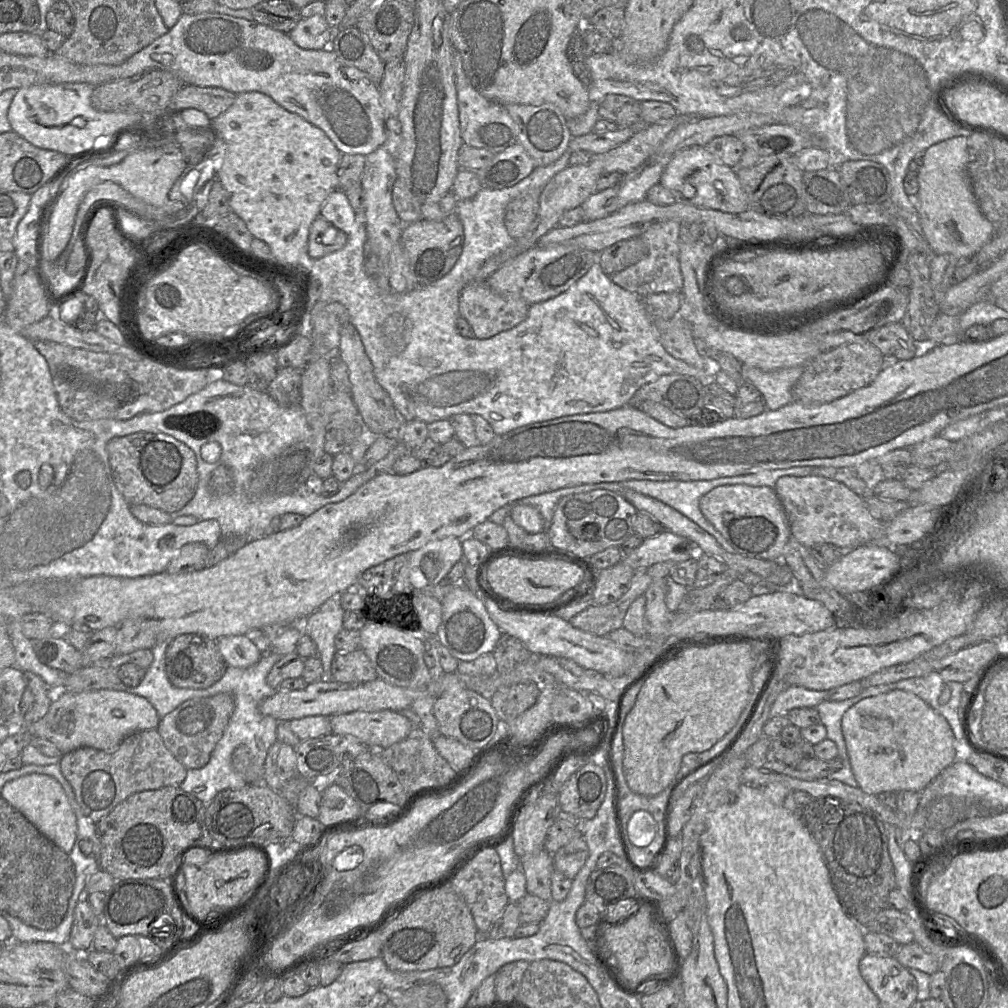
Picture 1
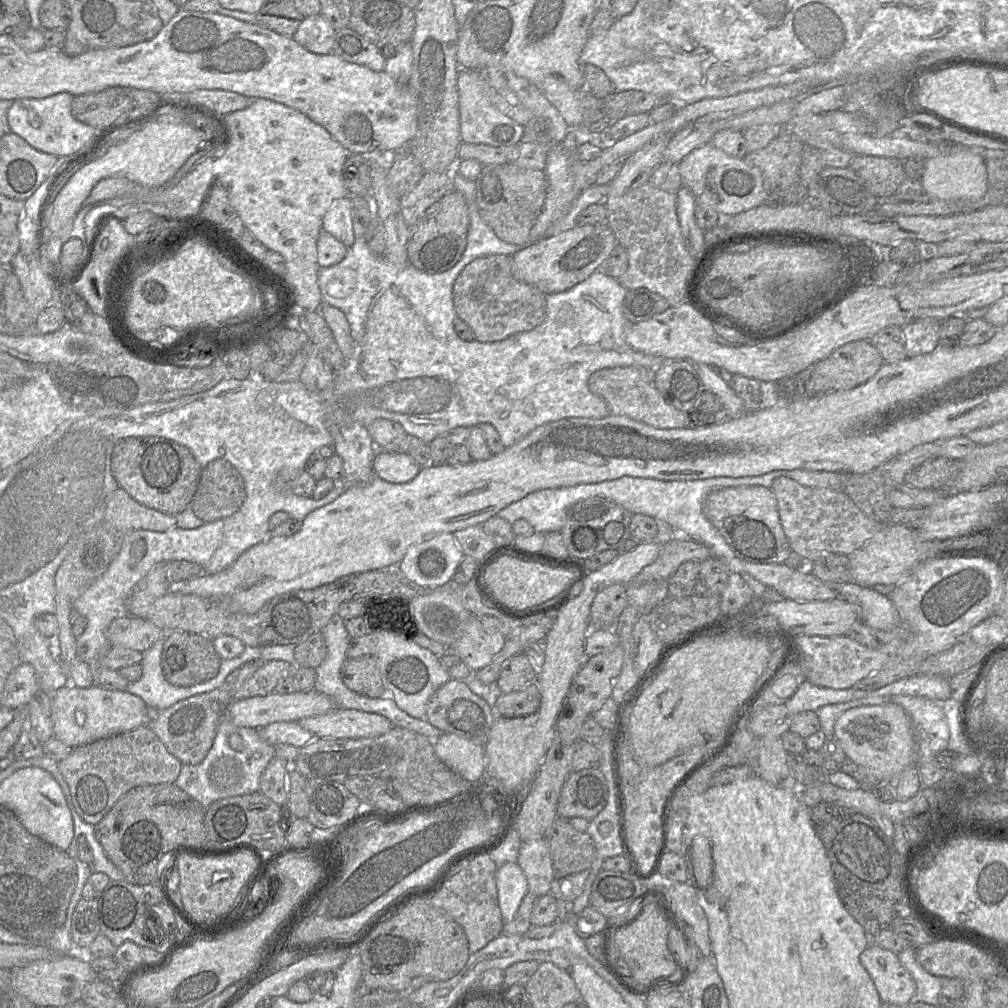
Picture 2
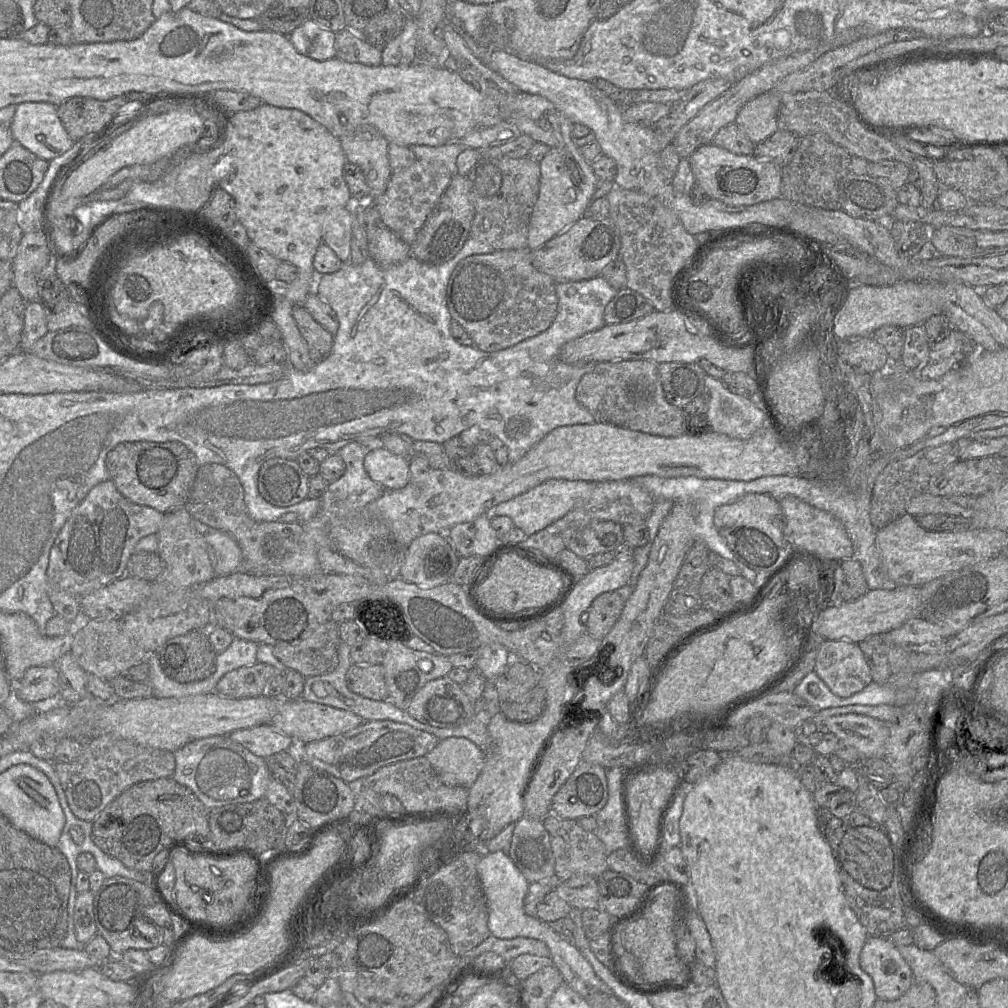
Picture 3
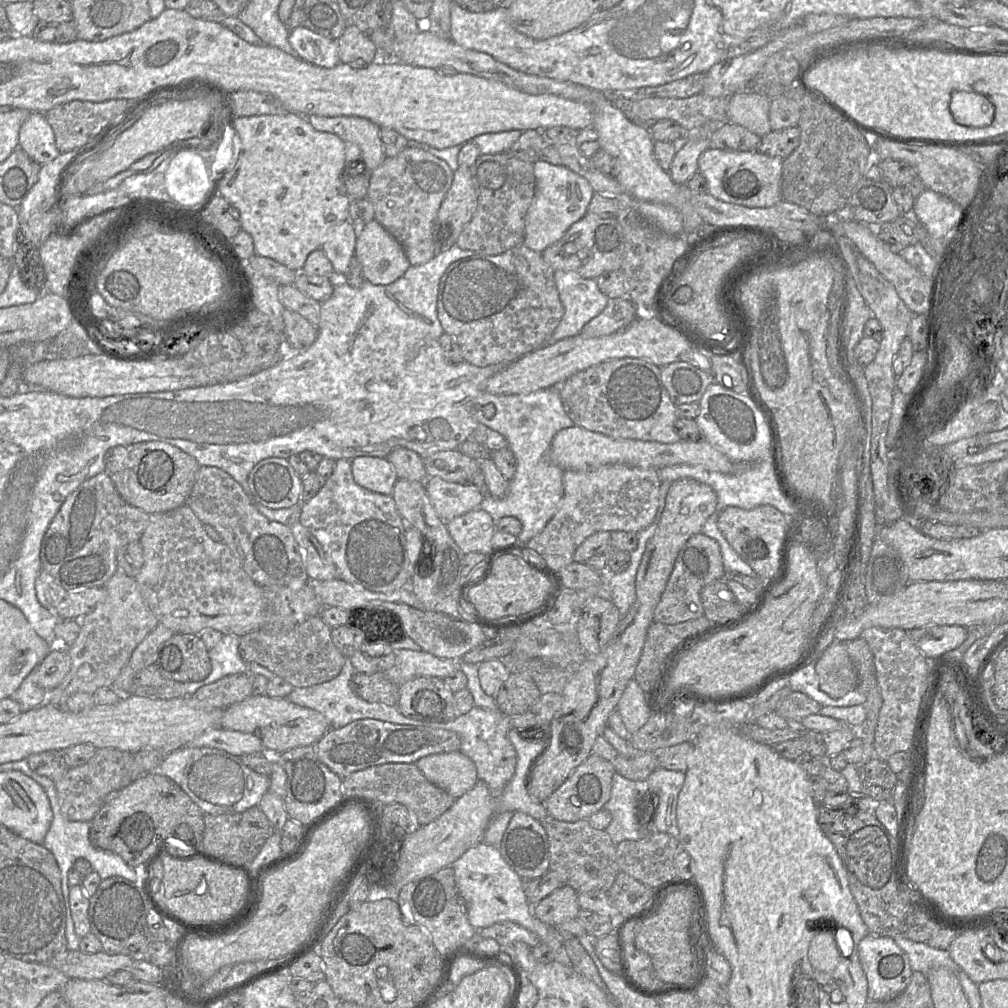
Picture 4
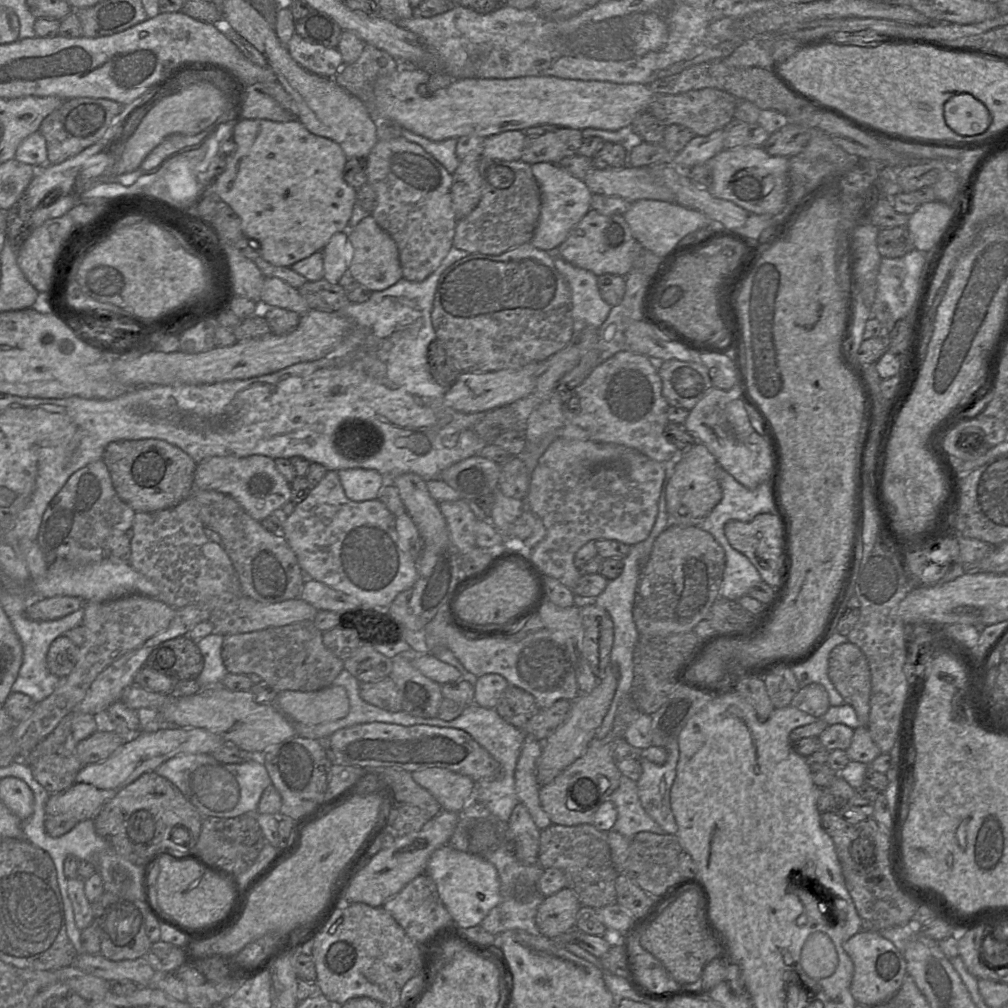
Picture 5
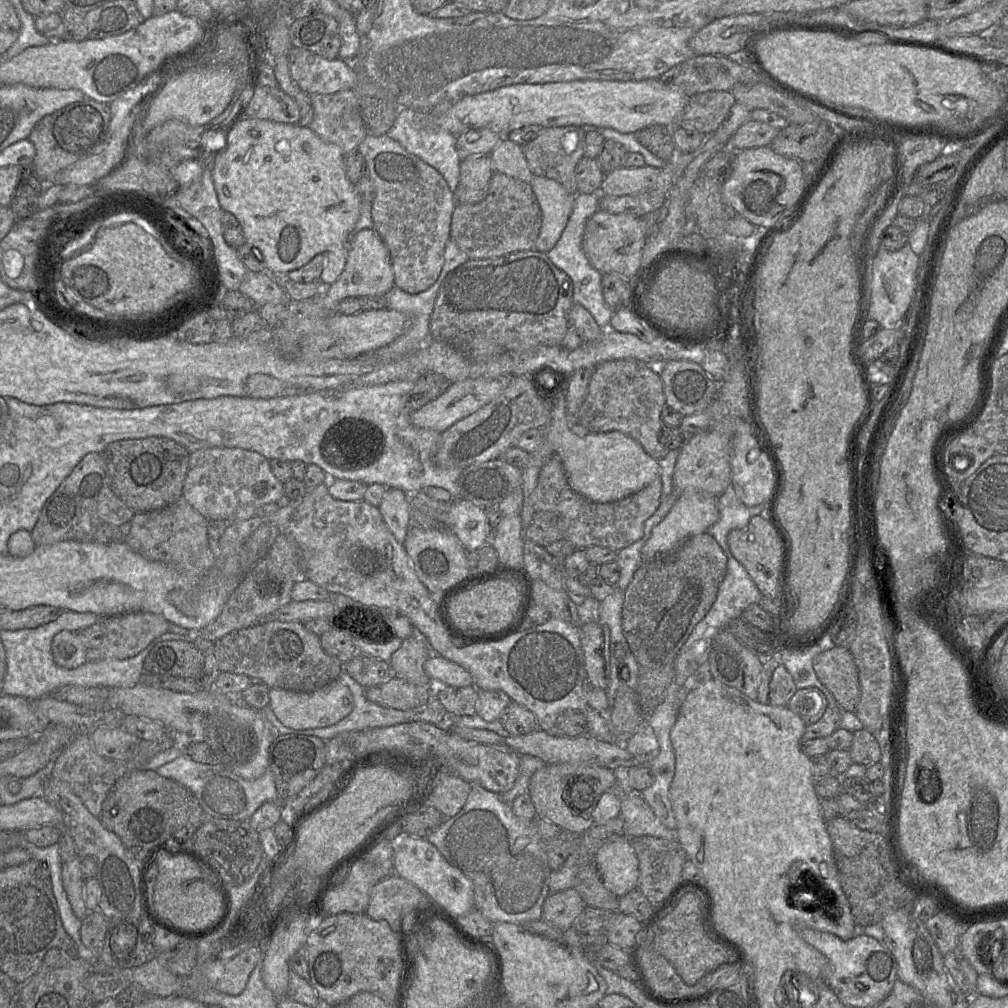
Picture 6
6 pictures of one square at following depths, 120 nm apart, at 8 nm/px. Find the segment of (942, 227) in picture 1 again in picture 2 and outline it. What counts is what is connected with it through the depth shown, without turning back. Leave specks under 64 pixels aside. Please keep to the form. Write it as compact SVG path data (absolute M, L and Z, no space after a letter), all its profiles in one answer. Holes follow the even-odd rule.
M949 144L945 146L945 154L925 160L921 183L926 194L945 201L980 200L989 189L984 159L978 153L957 144Z

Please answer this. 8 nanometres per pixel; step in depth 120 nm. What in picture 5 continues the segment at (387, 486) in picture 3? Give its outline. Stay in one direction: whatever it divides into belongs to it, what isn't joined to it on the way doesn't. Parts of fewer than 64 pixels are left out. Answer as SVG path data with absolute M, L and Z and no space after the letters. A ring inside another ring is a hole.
M342 469L338 474L346 496L355 502L377 499L386 482L378 471L370 469Z

